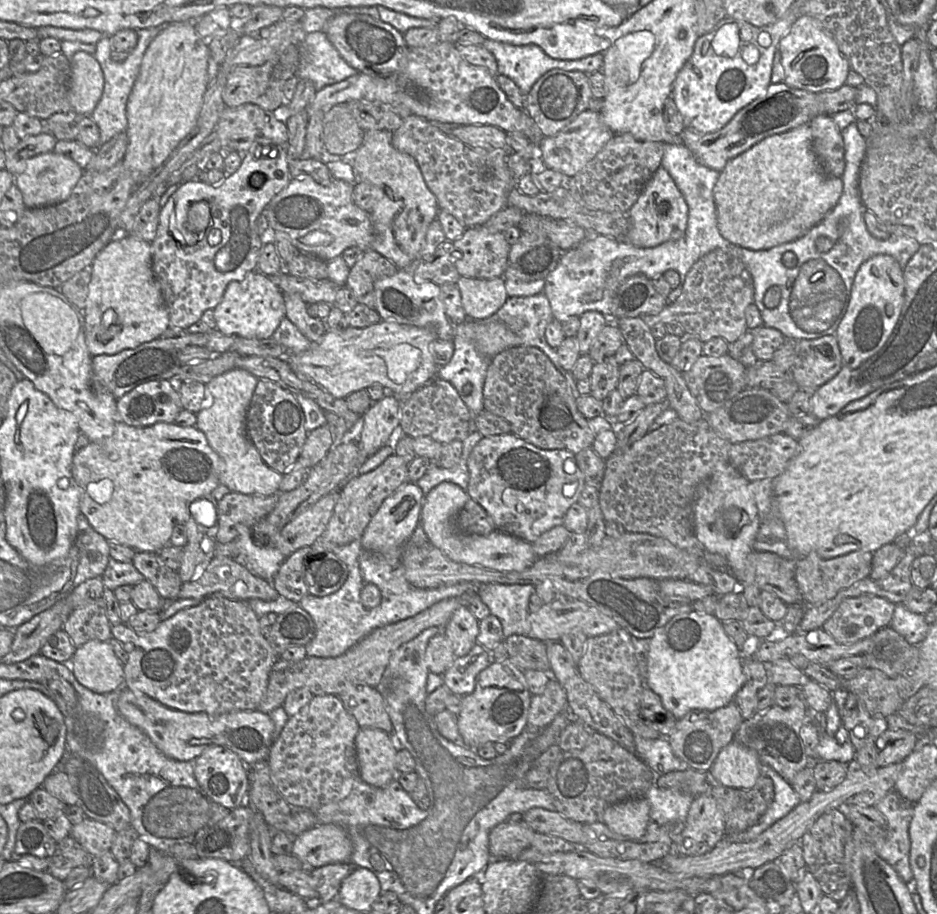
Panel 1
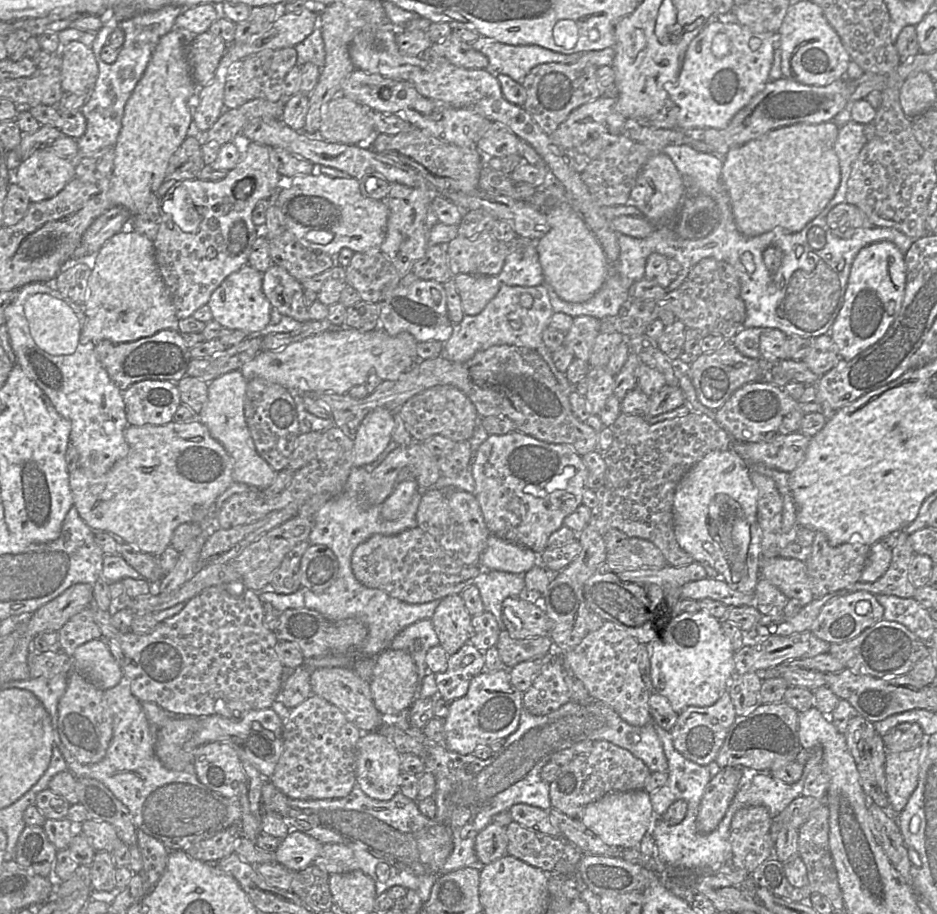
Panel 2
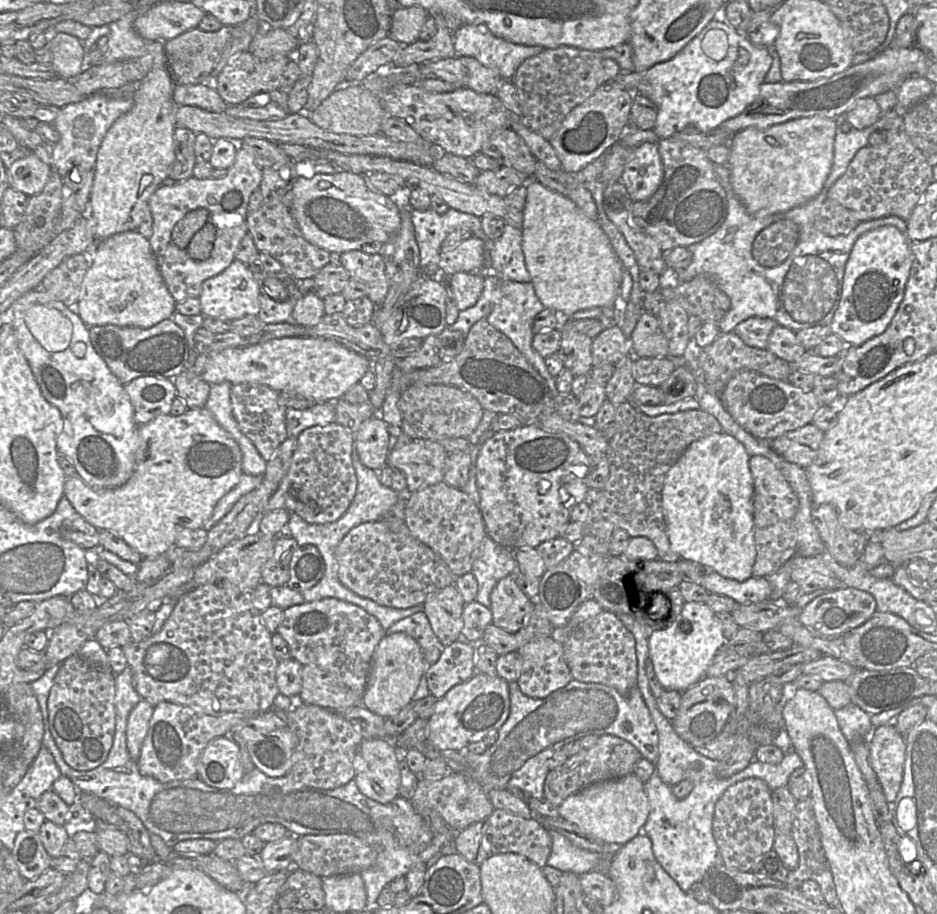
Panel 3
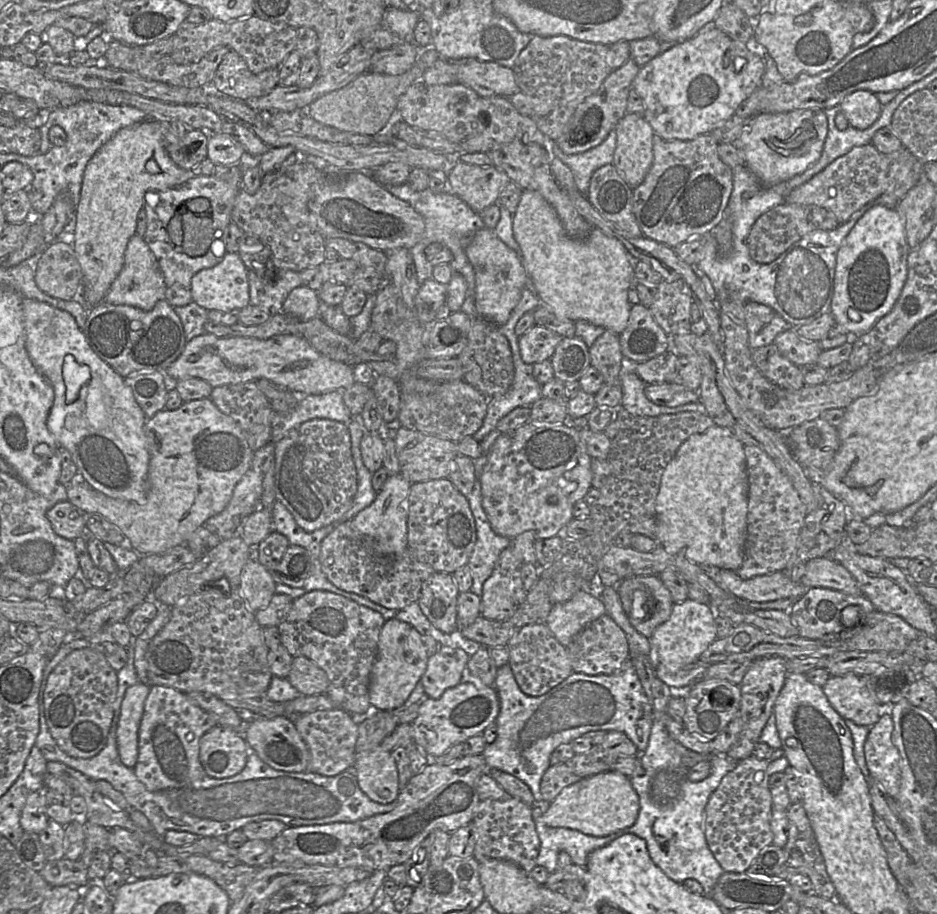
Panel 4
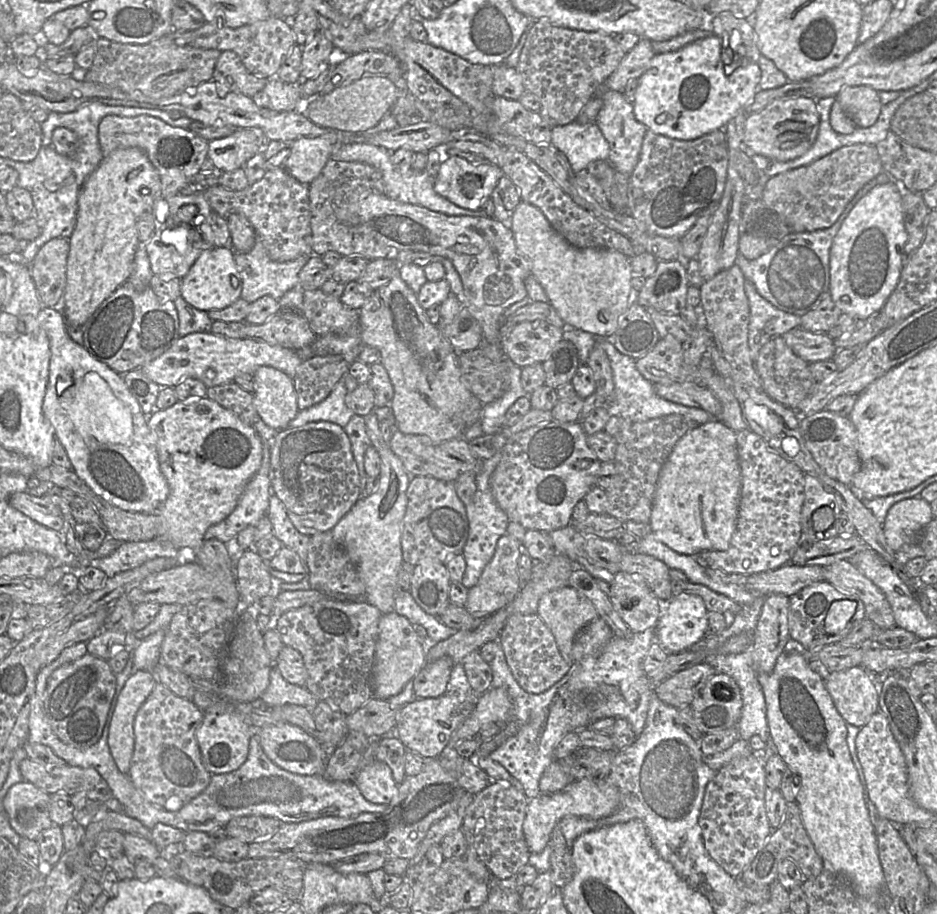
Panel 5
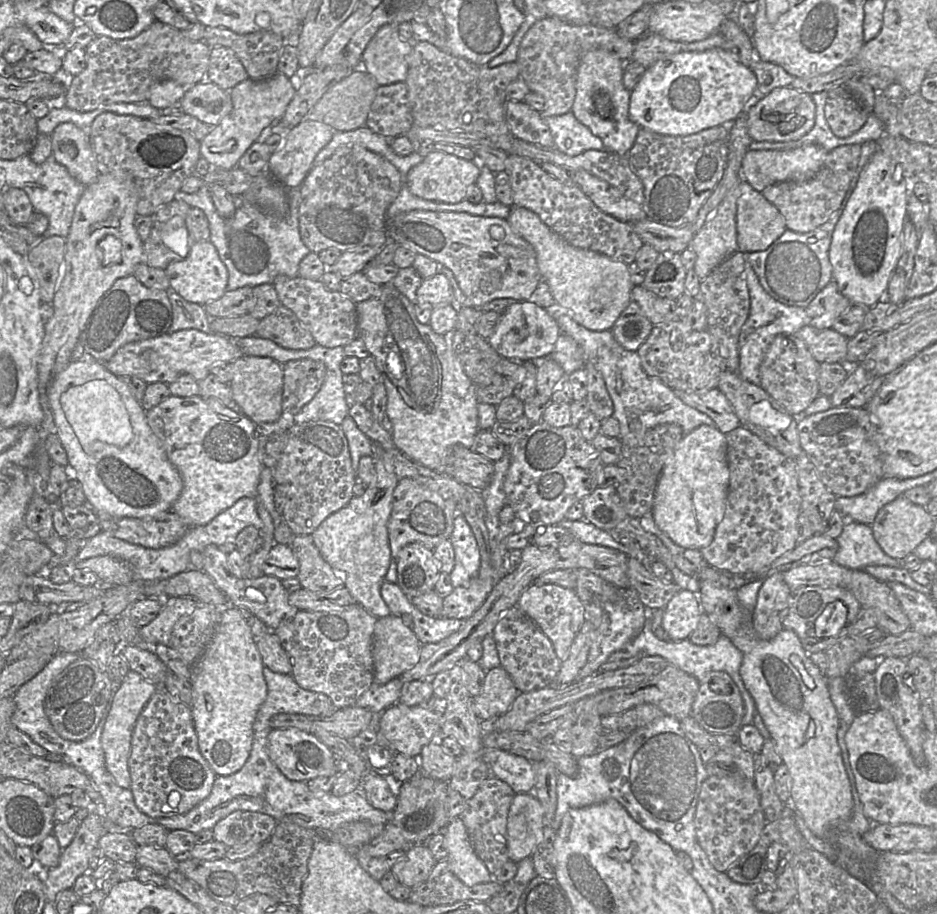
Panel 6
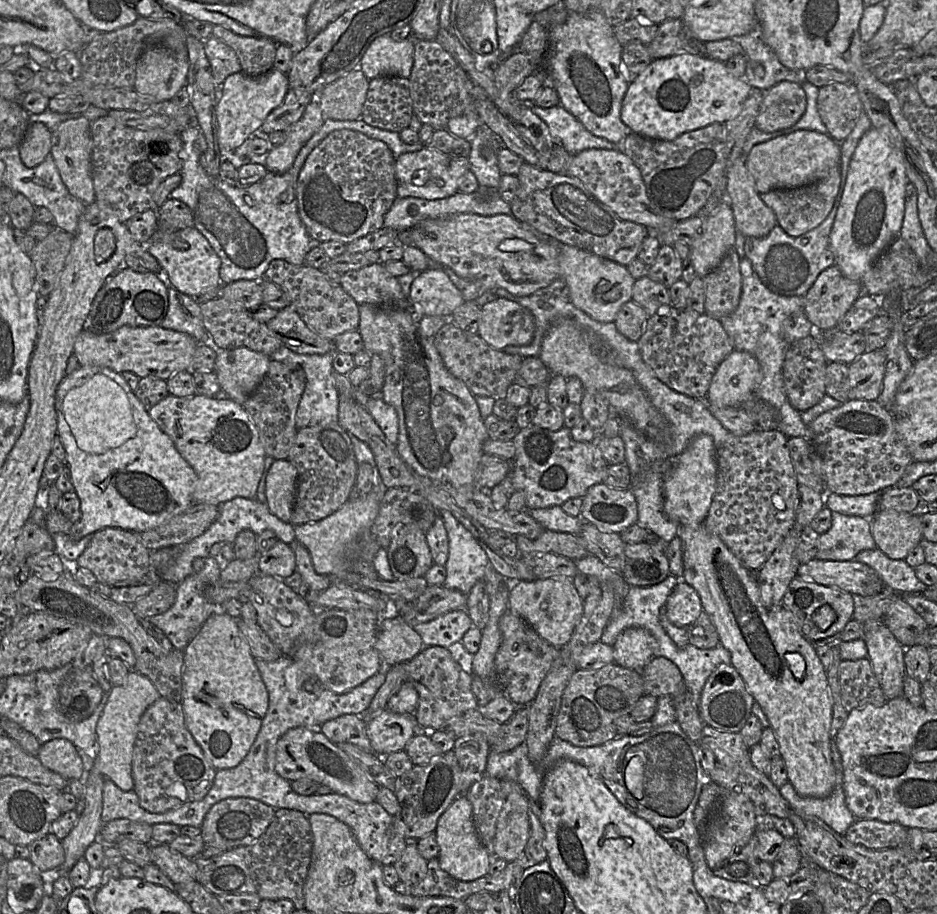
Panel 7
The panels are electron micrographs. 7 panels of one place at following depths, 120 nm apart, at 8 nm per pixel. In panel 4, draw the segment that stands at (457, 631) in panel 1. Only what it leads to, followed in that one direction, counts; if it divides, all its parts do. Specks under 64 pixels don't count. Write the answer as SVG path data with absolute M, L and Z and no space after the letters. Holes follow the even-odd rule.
M443 572L433 573L422 586L417 603L431 624L445 634L458 630L459 593L452 575Z

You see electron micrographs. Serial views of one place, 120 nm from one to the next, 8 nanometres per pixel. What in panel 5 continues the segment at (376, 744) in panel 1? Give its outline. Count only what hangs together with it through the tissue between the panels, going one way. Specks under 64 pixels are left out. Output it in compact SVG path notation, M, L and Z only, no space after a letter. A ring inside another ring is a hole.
M374 760L356 773L354 783L362 796L373 804L389 805L397 795L398 785L389 766Z

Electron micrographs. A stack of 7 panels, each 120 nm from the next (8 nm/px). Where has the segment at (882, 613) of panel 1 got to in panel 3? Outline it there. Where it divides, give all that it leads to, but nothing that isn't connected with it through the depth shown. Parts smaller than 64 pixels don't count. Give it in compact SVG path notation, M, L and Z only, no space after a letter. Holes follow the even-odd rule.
M852 587L826 591L809 602L800 612L799 621L816 636L834 636L848 632L869 621L876 612L872 594Z

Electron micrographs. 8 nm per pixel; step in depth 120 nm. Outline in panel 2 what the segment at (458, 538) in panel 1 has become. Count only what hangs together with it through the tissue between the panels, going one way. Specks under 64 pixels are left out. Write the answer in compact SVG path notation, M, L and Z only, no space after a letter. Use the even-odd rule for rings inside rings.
M490 535L478 564L486 570L524 575L532 567L540 564L539 562L539 554L531 549Z

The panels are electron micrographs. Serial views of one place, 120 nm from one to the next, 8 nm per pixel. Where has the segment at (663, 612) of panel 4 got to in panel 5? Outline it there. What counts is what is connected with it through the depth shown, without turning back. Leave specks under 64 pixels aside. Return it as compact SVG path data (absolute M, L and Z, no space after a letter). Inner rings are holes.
M620 571L612 578L600 578L596 581L632 632L655 628L664 604L640 575Z

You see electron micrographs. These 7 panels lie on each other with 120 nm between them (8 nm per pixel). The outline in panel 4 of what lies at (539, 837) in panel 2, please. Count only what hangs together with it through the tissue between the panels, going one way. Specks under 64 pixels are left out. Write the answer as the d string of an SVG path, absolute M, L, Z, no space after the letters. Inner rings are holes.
M510 797L507 800L482 799L470 822L474 828L475 848L473 857L479 862L488 859L502 859L517 864L529 873L537 864L540 839L532 816L532 808L521 800Z

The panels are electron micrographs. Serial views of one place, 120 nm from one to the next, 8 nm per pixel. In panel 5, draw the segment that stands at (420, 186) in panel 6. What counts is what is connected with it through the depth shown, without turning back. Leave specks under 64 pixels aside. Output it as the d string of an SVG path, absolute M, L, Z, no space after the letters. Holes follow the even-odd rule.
M444 156L435 176L434 190L459 207L480 210L482 201L490 197L503 175L500 167L488 162L473 164L459 156Z

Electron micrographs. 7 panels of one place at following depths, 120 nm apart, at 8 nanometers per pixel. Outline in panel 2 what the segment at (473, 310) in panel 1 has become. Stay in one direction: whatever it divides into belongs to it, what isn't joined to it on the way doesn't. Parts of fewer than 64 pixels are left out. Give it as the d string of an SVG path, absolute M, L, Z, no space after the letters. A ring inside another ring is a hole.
M460 273L454 276L461 305L466 315L477 315L497 295L502 283L497 276Z

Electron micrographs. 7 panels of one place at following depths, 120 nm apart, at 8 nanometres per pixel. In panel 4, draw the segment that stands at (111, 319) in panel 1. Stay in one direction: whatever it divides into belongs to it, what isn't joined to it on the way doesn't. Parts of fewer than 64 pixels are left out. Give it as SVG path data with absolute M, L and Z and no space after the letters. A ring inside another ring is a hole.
M135 234L127 244L123 267L103 301L113 305L129 305L143 311L150 311L158 301L165 299L166 288L163 274L153 252L143 237Z

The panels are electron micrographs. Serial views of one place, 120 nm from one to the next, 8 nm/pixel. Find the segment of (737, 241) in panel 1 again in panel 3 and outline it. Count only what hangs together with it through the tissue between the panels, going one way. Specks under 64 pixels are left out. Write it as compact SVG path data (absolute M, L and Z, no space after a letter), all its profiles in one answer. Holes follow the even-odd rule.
M821 116L797 118L761 130L748 127L729 143L727 166L736 196L754 216L784 213L816 197L833 164L836 132L834 119Z

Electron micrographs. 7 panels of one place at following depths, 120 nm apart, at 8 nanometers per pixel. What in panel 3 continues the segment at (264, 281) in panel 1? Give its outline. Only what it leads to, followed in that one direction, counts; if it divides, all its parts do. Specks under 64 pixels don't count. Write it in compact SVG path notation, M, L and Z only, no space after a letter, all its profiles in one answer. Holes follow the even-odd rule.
M235 259L224 271L202 283L202 290L198 297L201 313L204 317L209 316L226 321L240 319L246 315L258 316L260 293L260 287L248 265Z

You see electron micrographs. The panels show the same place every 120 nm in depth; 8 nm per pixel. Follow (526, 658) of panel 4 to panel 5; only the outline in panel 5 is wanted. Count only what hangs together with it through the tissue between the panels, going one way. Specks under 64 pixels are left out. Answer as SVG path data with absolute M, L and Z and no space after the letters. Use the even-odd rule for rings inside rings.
M513 614L506 620L498 642L514 679L527 692L543 693L561 680L570 668L550 629L537 614Z

